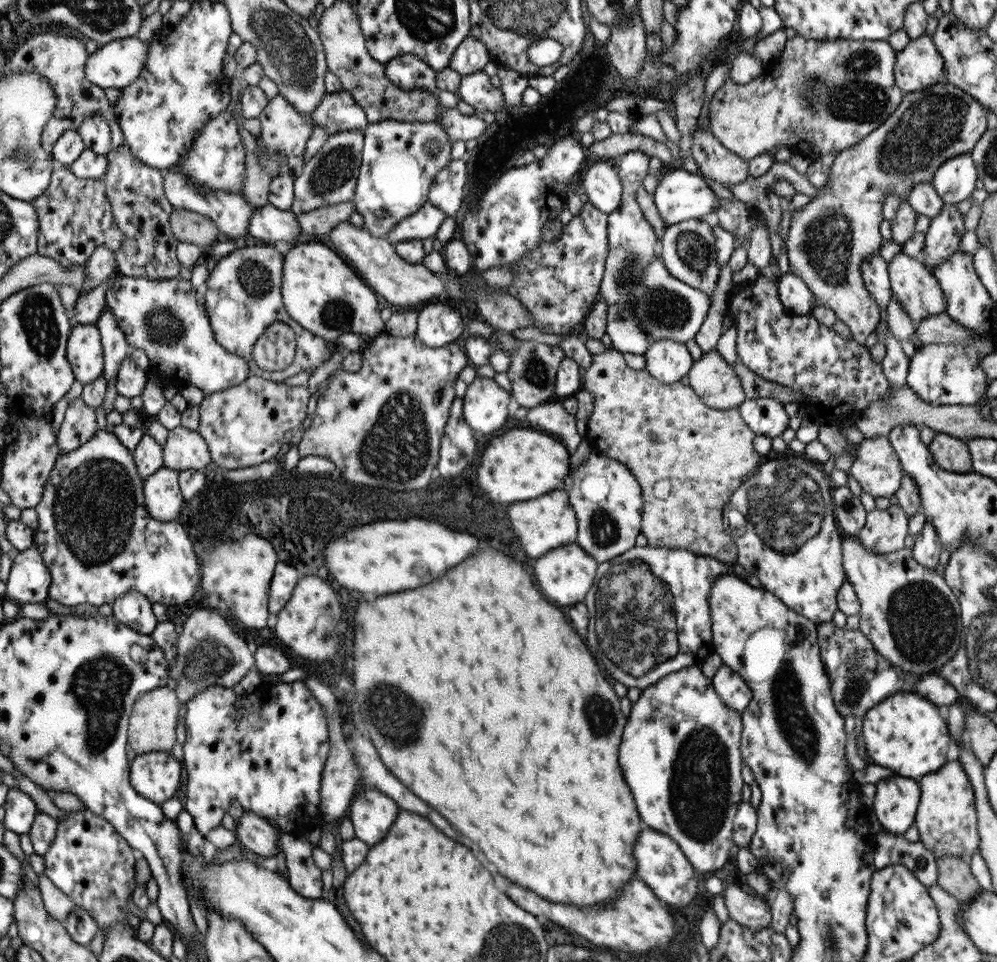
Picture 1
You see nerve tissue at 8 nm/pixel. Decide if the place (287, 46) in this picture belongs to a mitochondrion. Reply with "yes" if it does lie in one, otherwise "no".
yes

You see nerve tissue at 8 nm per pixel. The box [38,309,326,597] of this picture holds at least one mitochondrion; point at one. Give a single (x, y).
(93, 507)

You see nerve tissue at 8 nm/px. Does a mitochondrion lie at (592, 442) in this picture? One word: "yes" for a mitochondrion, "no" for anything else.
no

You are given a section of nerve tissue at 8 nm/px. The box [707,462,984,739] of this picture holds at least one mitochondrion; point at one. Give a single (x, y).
(923, 623)

